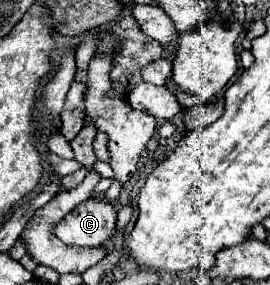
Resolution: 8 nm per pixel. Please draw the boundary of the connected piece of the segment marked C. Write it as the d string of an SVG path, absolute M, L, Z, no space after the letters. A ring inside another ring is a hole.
M88 198L66 214L54 234L66 246L94 248L114 234L116 208L102 198Z

